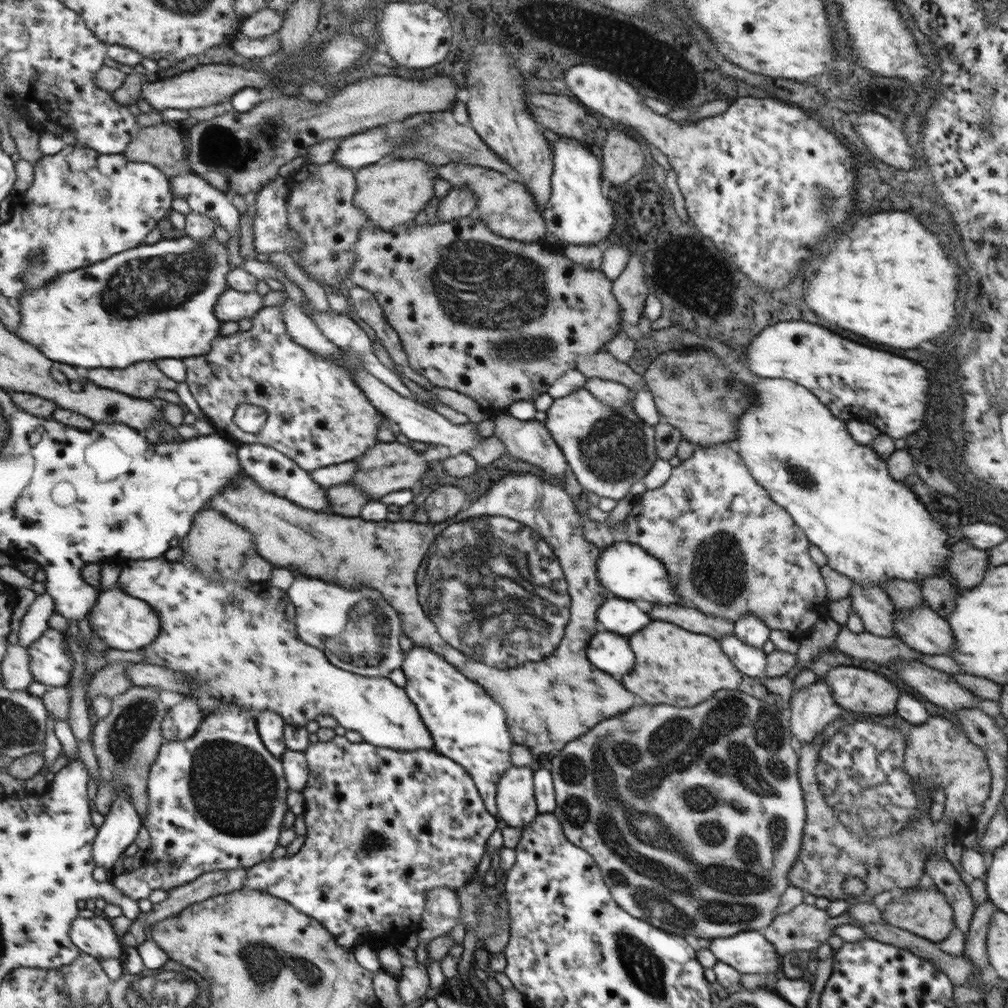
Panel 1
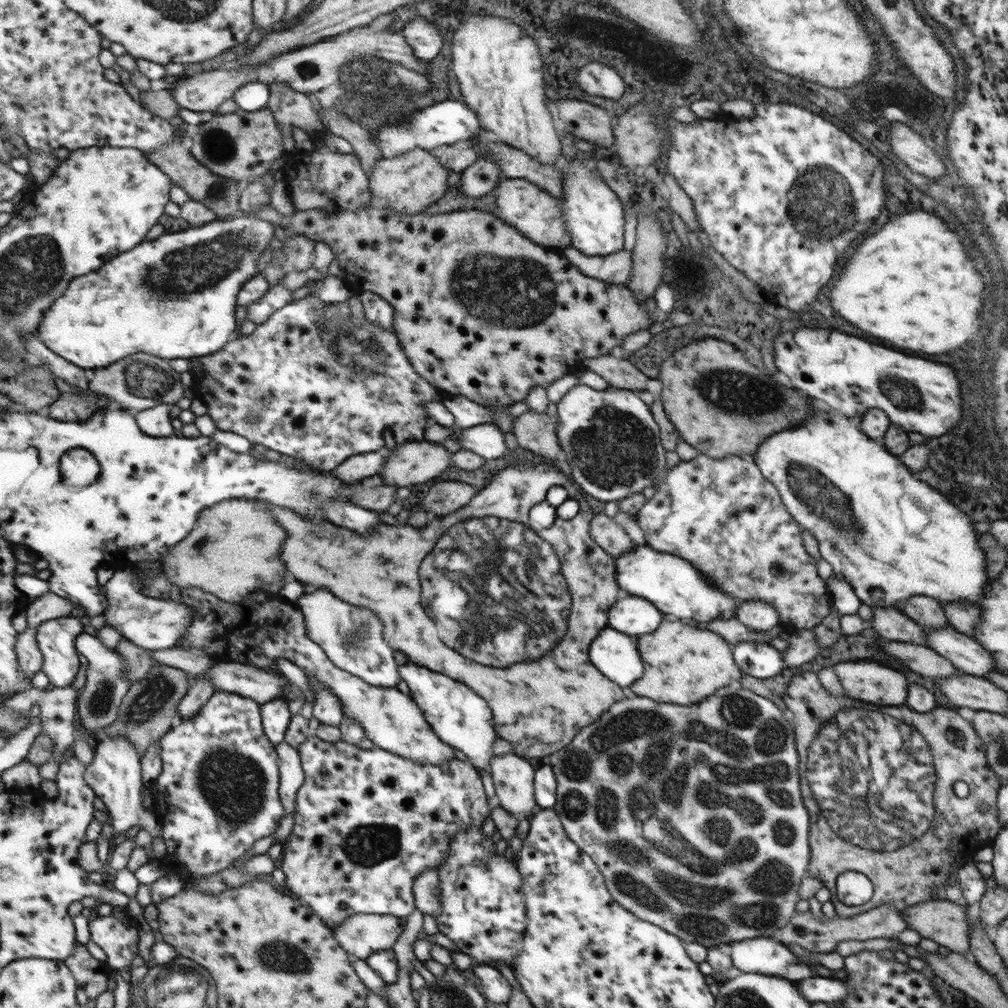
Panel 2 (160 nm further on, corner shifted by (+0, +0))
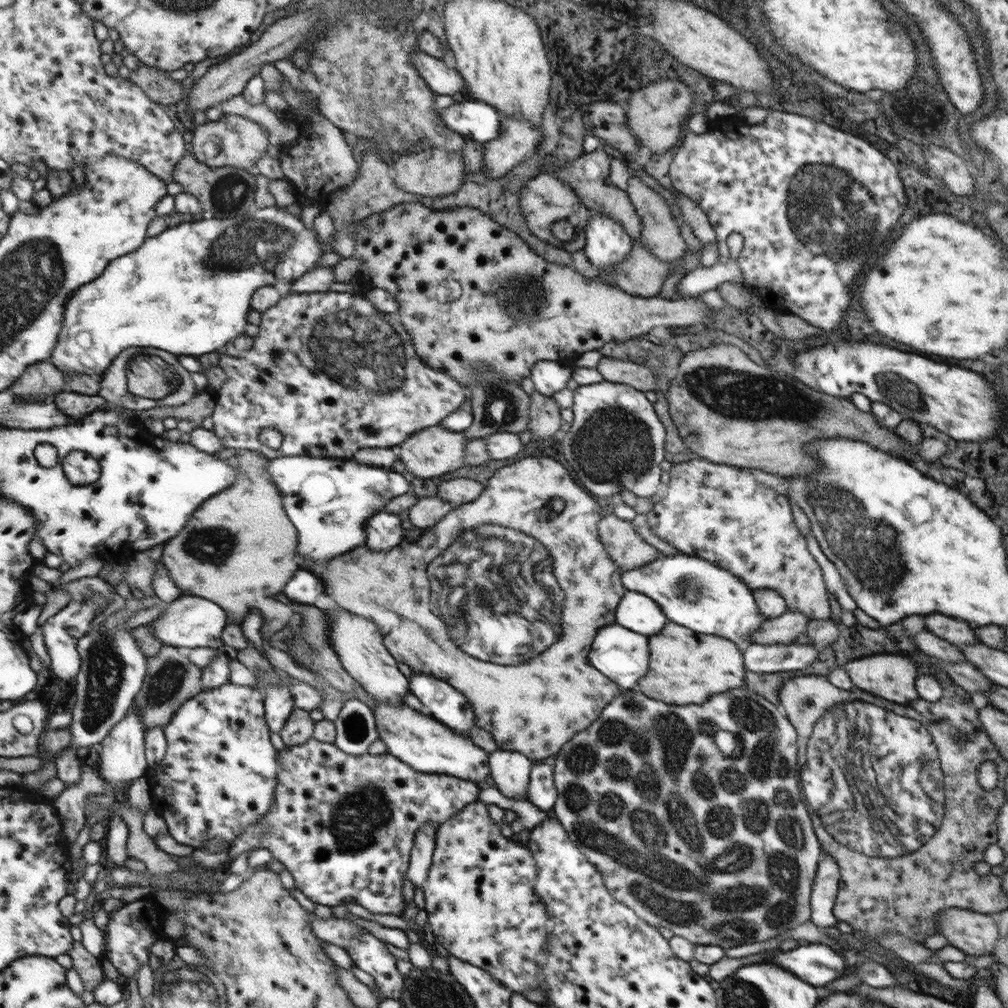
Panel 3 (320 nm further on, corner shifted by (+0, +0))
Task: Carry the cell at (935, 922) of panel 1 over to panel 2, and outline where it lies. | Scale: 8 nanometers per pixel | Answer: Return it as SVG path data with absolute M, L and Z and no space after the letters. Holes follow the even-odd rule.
M945 899L941 902L923 902L915 904L903 911L900 917L905 922L905 926L909 930L913 930L919 934L921 938L929 938L933 940L938 946L944 946L948 951L953 952L967 952L971 947L971 940L969 932L969 925L971 923L977 923L977 927L982 927L978 918L971 918L967 914L964 905L951 904L951 902L945 902Z

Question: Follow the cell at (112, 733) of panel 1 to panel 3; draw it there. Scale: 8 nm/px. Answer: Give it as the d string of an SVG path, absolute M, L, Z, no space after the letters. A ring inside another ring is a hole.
M164 645L157 656L149 658L149 662L150 670L146 675L144 687L139 691L134 703L134 707L142 712L147 729L167 726L185 702L205 690L202 684L202 668L192 663L190 658L180 651L180 647Z

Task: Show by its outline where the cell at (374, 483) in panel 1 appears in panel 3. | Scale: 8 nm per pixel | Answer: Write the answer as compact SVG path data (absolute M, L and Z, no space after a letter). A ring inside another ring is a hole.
M441 426L429 427L426 430L415 432L397 446L399 447L398 459L412 477L433 478L445 472L453 472L464 465L465 450L463 448L467 446L466 442L465 435L461 432L447 432Z

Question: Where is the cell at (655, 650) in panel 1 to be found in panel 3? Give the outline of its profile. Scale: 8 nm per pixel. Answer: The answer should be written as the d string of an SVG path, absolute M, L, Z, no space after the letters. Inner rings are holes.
M667 621L665 626L655 636L649 636L649 670L643 678L637 680L639 692L647 692L653 700L667 700L667 704L703 704L711 694L719 694L731 688L747 688L743 680L741 652L735 648L735 643L721 636L701 636L688 628Z

